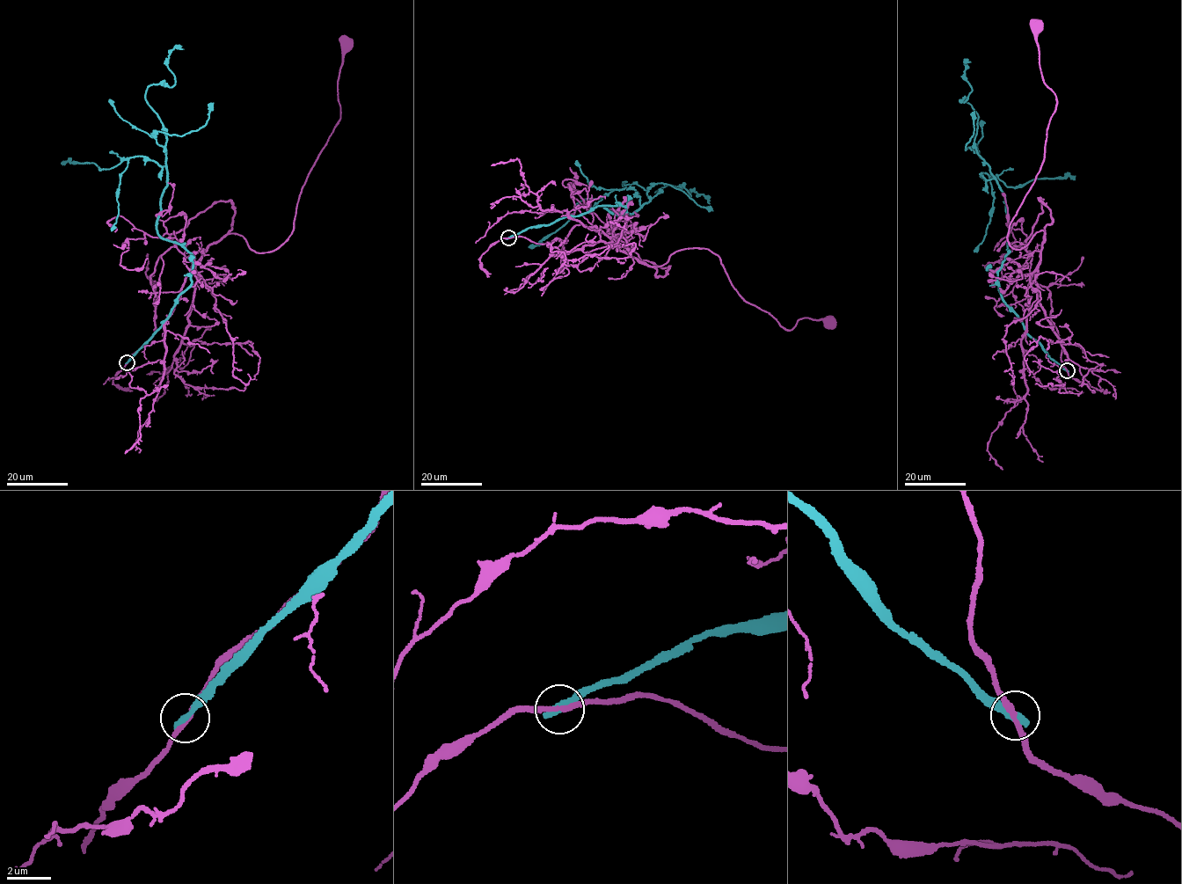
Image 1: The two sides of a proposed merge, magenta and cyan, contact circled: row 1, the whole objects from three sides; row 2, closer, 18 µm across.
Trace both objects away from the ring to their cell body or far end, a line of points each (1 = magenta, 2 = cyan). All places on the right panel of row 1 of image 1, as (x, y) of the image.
1: (1067, 370), (1032, 253), (1010, 259), (1039, 251), (1045, 233), (1018, 250), (1007, 238), (1056, 102), (1037, 27)
2: (1067, 370), (999, 291), (1007, 213), (977, 153), (977, 113), (962, 99), (972, 91), (965, 78), (970, 62)

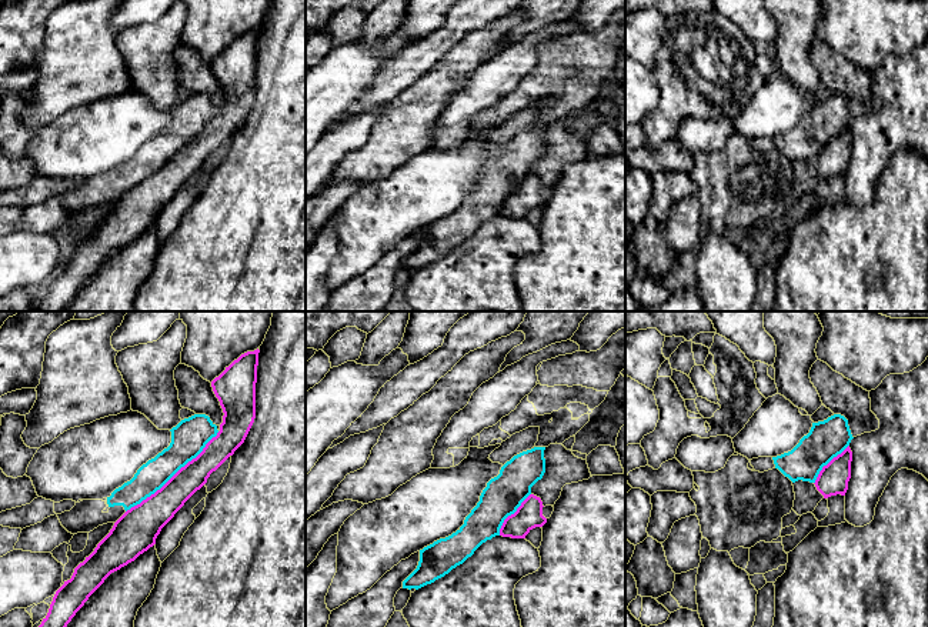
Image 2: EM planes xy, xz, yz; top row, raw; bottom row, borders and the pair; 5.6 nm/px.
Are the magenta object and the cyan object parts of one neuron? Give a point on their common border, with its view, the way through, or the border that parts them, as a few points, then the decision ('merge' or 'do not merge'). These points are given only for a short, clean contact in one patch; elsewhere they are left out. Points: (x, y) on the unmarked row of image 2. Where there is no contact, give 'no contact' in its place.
contact xy (174, 154); do not merge

